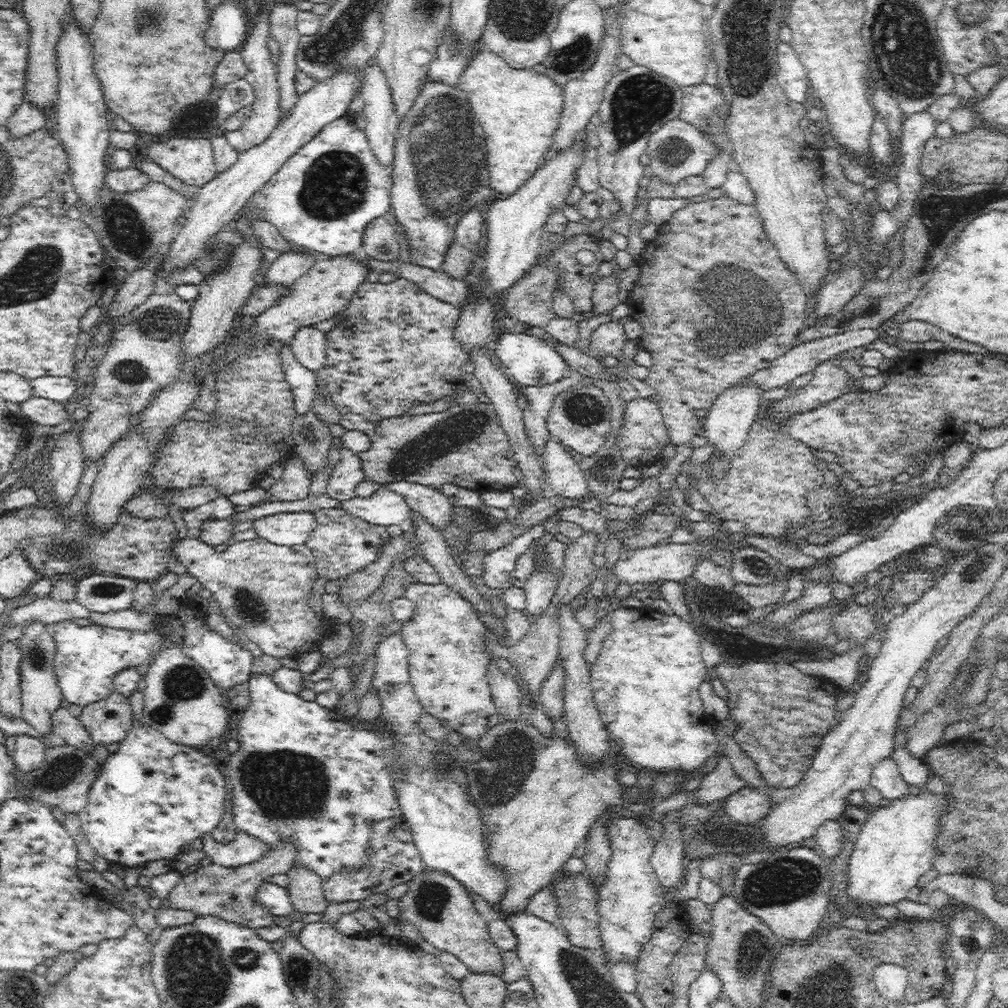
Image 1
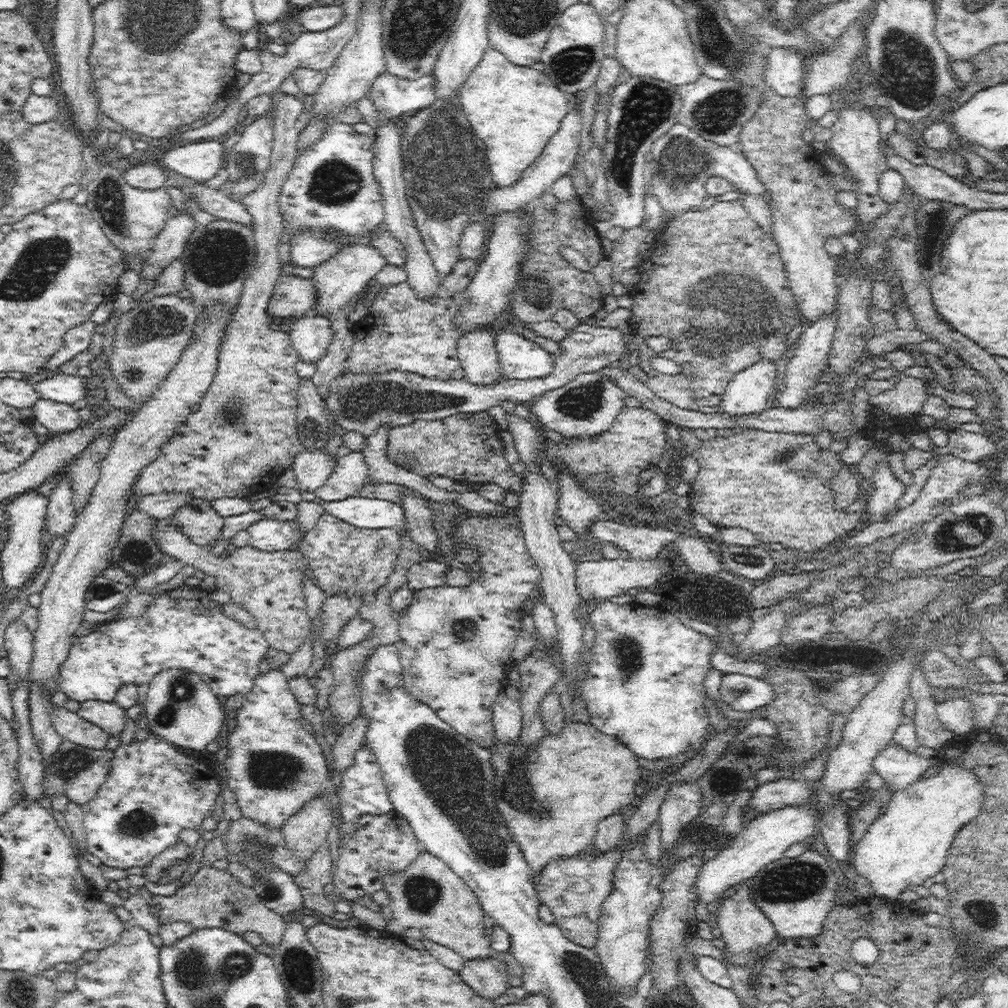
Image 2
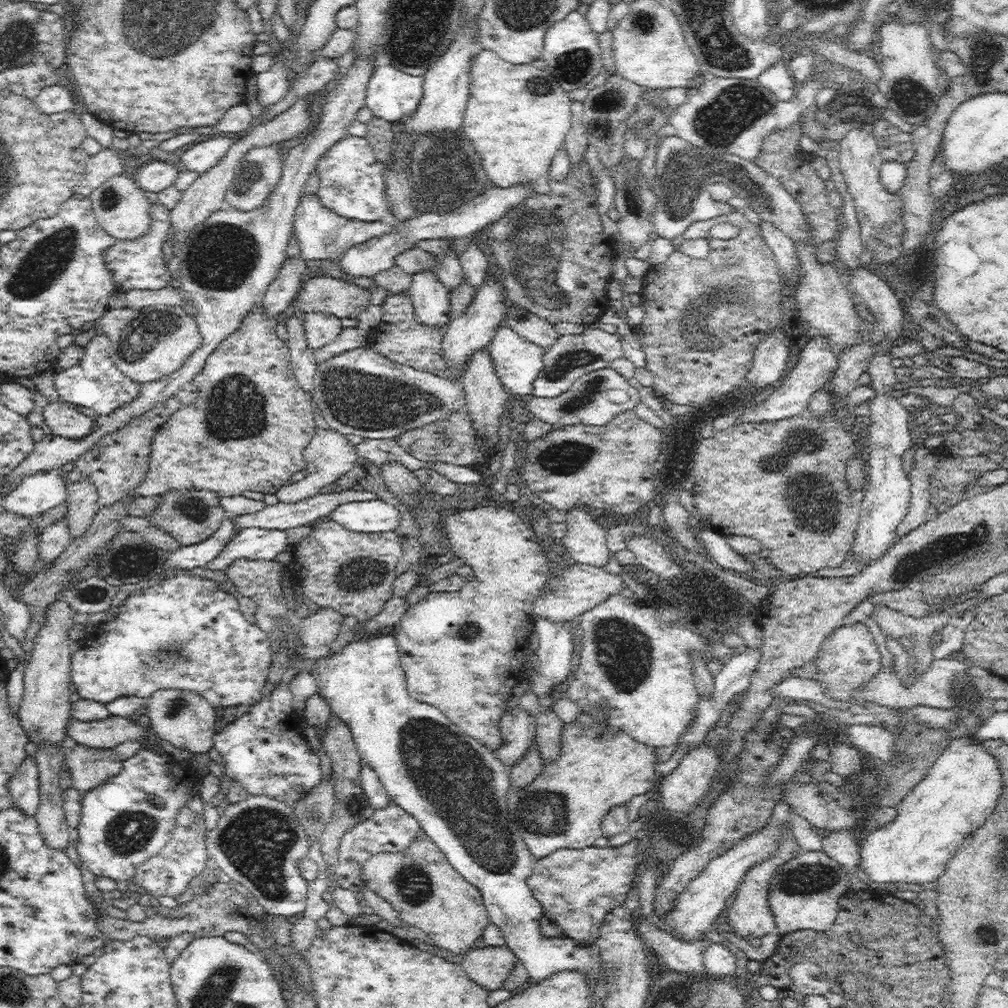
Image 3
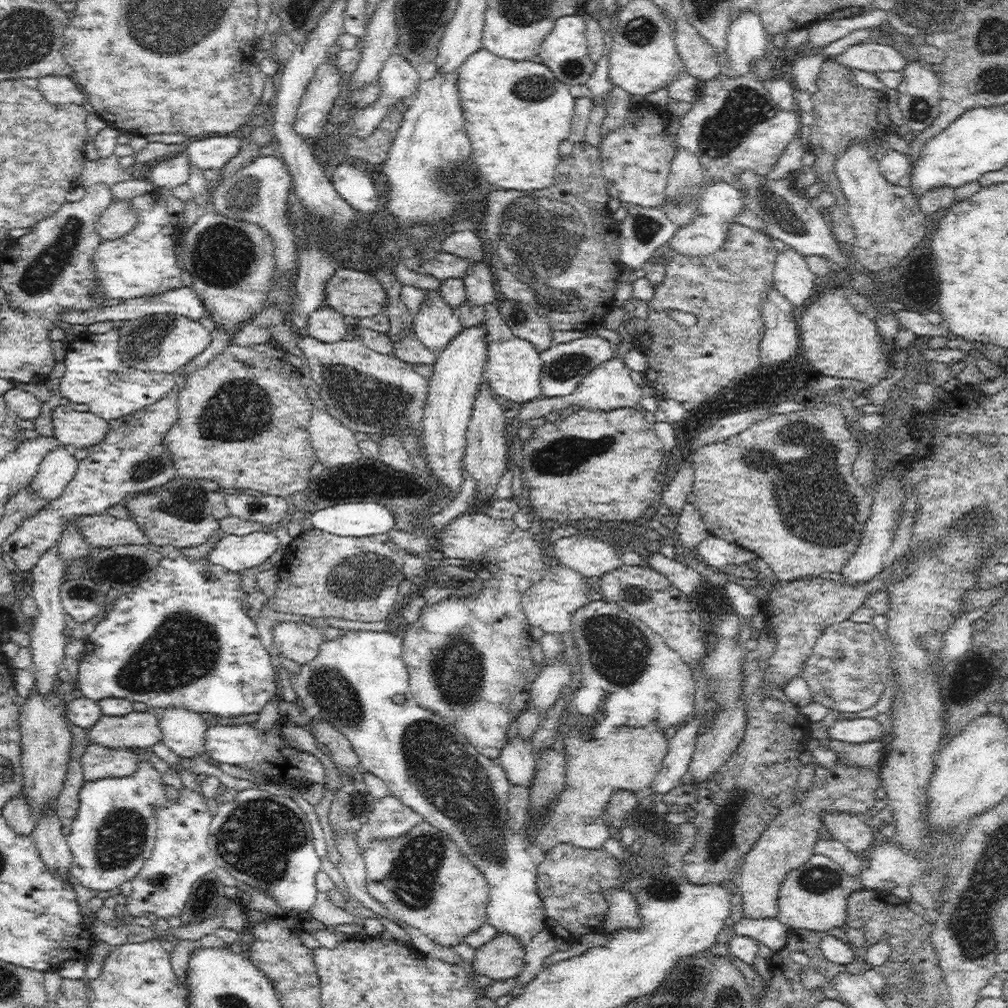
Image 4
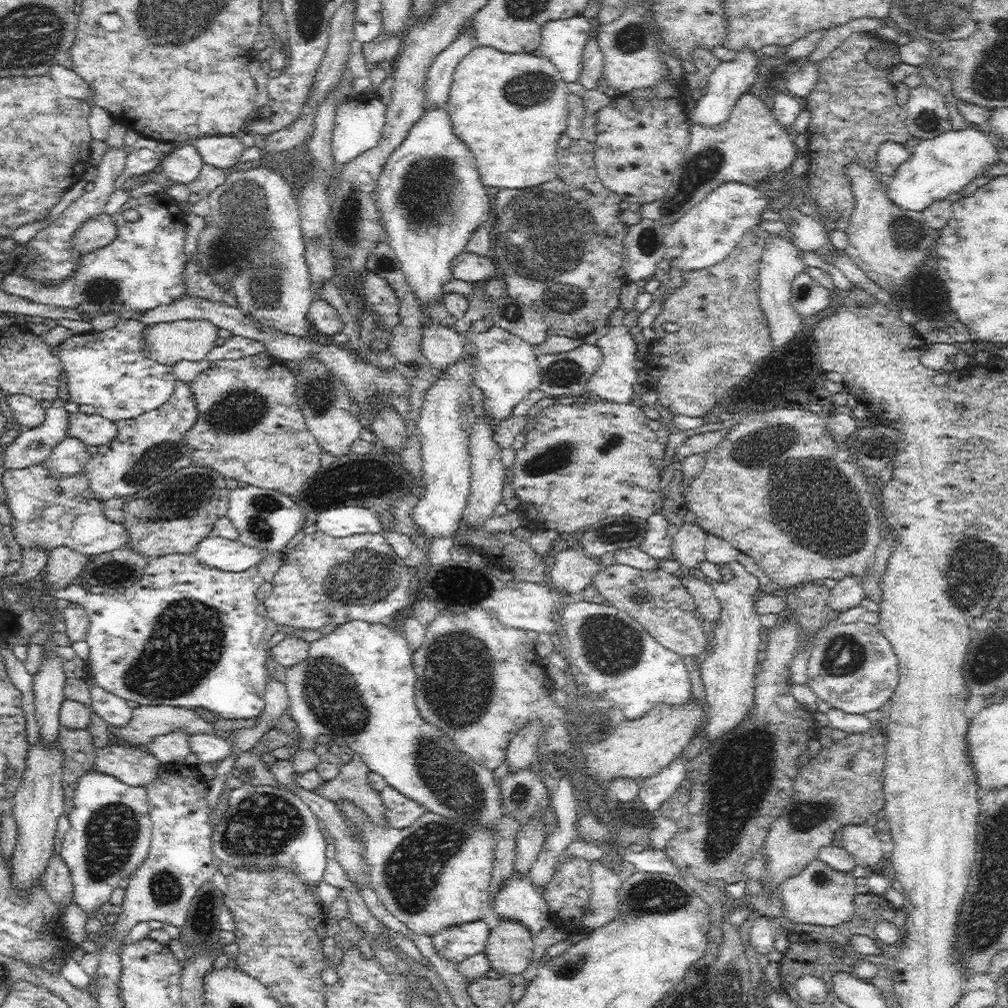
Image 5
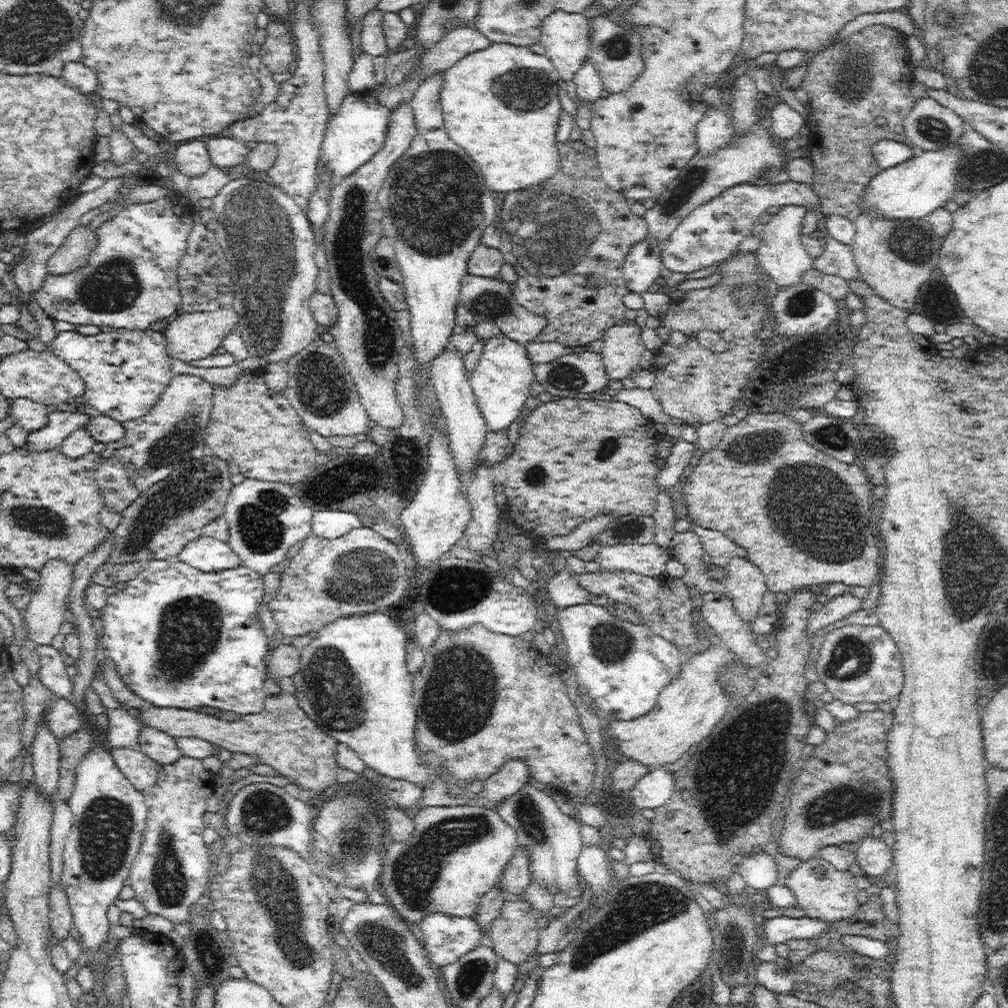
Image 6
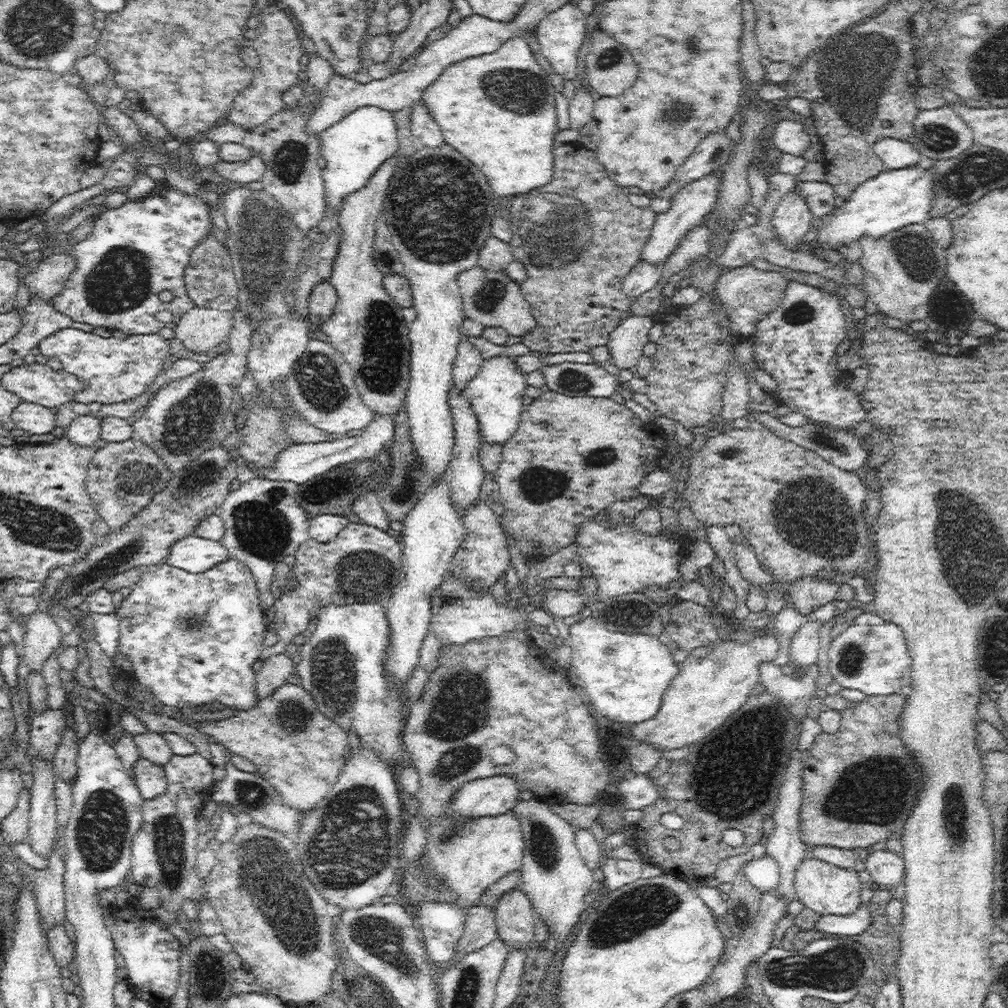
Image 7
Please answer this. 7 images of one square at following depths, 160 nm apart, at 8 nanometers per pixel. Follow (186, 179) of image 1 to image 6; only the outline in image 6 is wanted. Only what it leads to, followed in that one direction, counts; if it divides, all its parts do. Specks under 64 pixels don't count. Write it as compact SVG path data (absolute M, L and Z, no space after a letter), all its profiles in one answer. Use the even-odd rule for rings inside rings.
M215 136L206 143L212 164L220 167L236 166L245 162L250 145L232 136Z

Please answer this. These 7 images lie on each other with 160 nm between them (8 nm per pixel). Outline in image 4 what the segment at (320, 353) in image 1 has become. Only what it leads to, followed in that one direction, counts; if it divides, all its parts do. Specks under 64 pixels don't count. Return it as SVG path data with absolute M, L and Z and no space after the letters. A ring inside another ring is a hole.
M322 305L308 315L308 336L326 343L335 343L347 335L344 315L330 305Z

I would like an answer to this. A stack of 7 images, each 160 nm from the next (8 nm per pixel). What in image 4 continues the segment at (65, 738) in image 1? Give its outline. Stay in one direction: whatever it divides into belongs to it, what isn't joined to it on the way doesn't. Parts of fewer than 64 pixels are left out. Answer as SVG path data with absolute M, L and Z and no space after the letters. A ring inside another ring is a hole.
M149 709L145 712L133 710L123 717L103 714L98 722L92 724L88 730L87 736L90 742L110 748L147 749L161 740L161 730L158 727L155 709Z

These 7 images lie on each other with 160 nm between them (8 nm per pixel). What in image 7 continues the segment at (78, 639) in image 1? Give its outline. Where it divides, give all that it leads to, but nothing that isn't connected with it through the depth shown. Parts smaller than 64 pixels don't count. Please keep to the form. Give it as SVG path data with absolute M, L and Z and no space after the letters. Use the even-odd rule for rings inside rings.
M237 559L226 560L222 564L216 564L216 567L210 571L197 574L181 570L177 567L172 567L167 563L153 565L146 572L142 572L140 581L134 584L131 594L124 599L122 605L115 609L118 619L120 619L120 636L118 636L118 649L132 663L132 672L136 682L140 683L144 689L148 689L154 699L166 706L198 706L208 702L218 700L227 707L240 711L252 708L257 702L255 693L256 673L252 669L253 664L261 659L261 654L264 650L264 632L271 627L264 624L264 615L260 607L259 591L256 587L256 582L249 568Z

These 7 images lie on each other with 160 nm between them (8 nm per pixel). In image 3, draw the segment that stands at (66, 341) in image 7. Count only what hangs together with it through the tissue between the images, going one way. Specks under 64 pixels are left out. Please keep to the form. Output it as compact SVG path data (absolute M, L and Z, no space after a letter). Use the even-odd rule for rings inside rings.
M95 335L84 347L79 364L54 373L54 386L59 394L59 400L73 402L77 406L92 408L99 416L106 416L116 408L124 406L132 398L138 396L141 384L129 379L114 365L109 353L110 341L106 335Z

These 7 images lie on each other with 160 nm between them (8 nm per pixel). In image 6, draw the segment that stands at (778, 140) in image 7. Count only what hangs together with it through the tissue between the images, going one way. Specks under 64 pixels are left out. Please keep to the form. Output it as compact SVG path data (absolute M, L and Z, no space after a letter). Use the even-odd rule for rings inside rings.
M782 101L769 112L766 112L767 120L770 125L770 133L779 136L783 142L787 139L798 137L800 128L805 125L807 119L795 108L788 106Z

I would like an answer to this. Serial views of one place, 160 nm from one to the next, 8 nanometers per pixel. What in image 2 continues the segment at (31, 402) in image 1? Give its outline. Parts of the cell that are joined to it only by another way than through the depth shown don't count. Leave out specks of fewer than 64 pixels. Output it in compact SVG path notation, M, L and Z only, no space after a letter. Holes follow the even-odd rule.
M38 399L32 406L33 414L49 431L70 432L80 426L81 419L72 405L48 399Z

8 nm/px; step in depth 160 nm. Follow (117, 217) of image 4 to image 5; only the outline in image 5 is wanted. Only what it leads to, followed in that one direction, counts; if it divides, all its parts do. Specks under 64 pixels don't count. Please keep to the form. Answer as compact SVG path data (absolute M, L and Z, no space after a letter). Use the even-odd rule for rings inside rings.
M100 213L88 220L75 232L73 247L81 254L88 254L110 244L117 235L117 226L110 214Z

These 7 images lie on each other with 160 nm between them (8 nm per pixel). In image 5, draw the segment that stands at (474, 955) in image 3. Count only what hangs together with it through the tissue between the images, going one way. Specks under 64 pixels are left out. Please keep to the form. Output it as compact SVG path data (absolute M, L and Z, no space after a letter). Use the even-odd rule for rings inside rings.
M501 920L487 938L484 955L494 971L518 974L533 962L532 950L533 939L526 926L514 920Z

